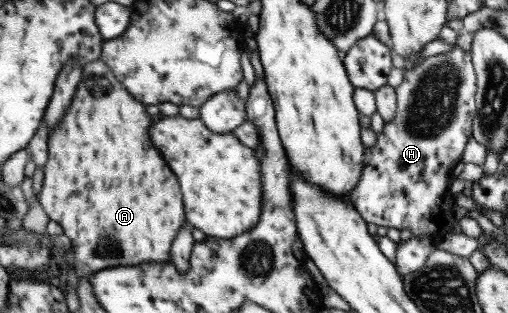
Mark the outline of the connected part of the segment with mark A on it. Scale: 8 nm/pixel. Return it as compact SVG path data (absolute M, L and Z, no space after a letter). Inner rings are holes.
M97 58L86 66L64 118L49 132L48 161L43 168L44 183L38 201L69 238L76 258L73 270L78 279L92 277L96 271L108 268L170 261L172 243L187 223L176 175L162 159L160 150L150 142L150 126L158 116L150 117L144 106L116 80L104 61Z

